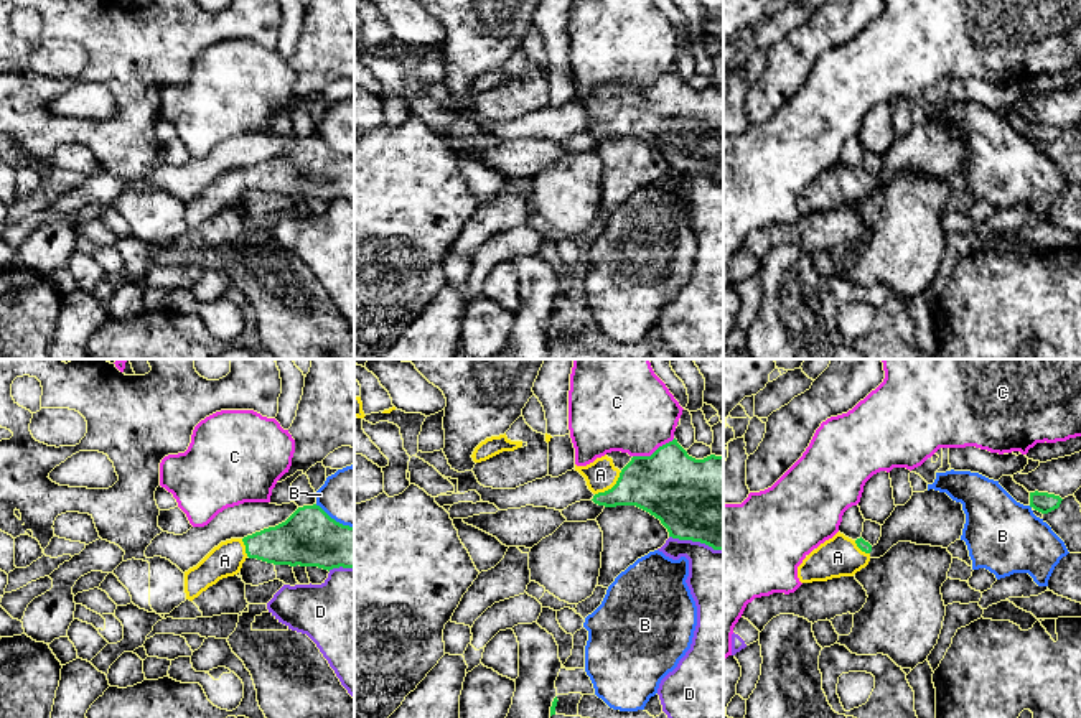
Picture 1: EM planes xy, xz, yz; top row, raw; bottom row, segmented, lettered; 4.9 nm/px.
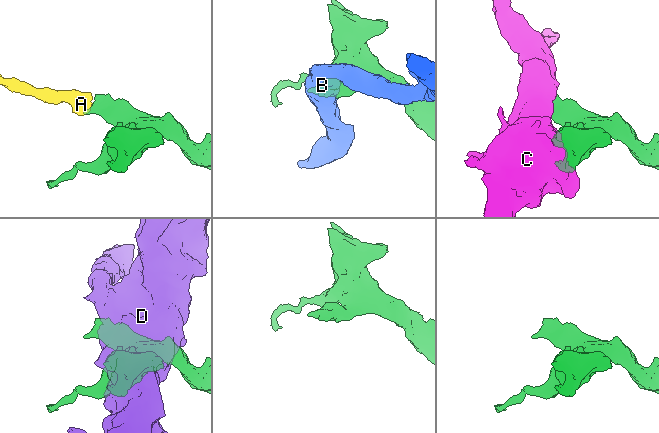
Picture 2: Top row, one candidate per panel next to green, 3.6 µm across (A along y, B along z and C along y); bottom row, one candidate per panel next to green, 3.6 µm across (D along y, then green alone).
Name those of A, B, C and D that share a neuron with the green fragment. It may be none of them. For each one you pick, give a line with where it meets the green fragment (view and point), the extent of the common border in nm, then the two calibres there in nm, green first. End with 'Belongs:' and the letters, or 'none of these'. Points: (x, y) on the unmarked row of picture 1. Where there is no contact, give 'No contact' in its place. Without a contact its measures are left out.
A: Touches green at xz (612, 119). Shared border 180 nm. Thickness 300 nm (green) against 150 nm
Belongs: A

